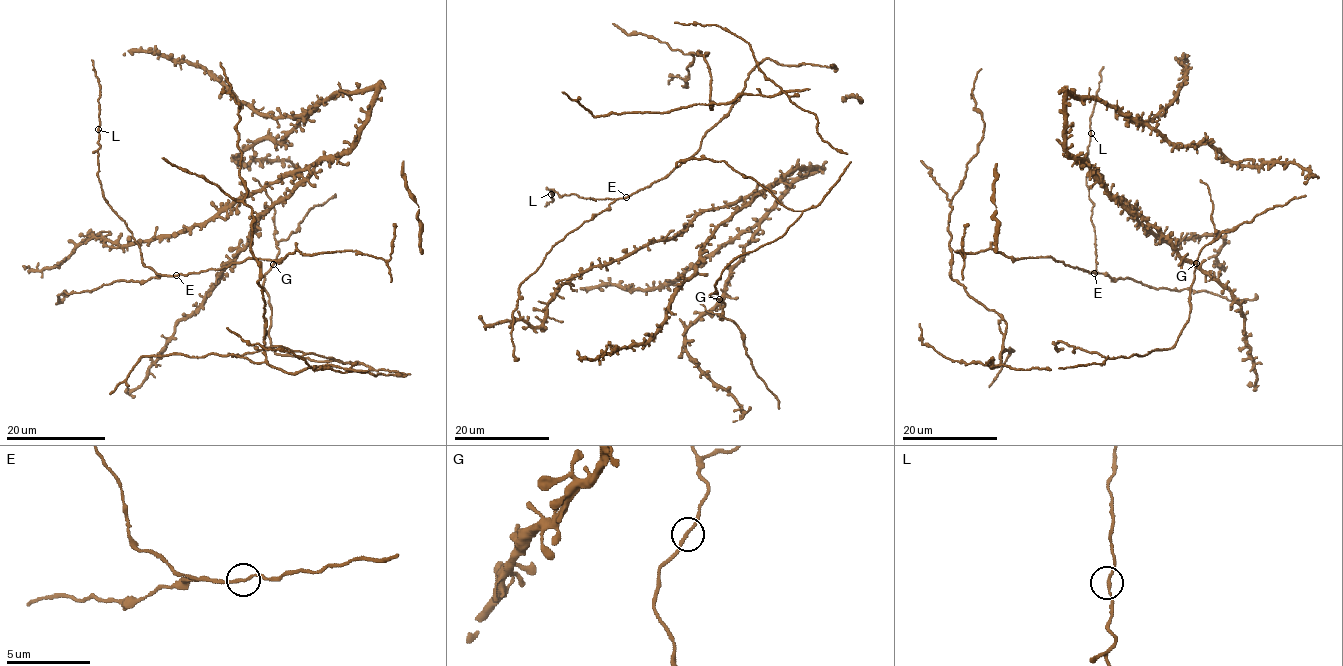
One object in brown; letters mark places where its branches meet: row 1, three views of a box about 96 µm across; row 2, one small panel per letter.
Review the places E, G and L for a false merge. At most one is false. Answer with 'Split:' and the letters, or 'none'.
Split: none

